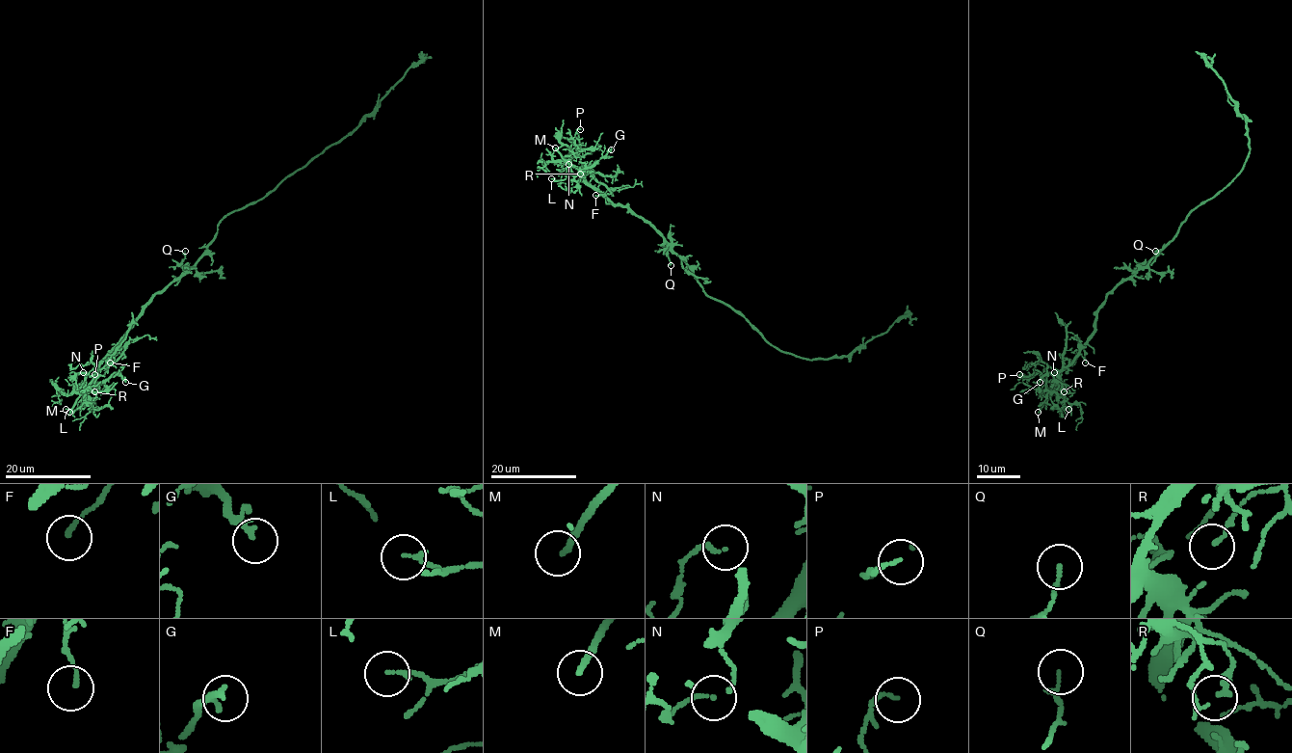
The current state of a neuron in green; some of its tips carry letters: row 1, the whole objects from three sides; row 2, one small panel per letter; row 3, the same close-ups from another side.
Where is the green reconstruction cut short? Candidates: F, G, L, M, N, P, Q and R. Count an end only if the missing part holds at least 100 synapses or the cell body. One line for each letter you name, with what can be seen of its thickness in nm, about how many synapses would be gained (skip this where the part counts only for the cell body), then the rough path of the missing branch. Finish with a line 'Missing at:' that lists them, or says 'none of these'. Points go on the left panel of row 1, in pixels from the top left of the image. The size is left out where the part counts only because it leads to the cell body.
M: calibre 200 nm; course (69, 412), (60, 416), (48, 408), (32, 405), (31, 437), (39, 459)
Missing at: M

